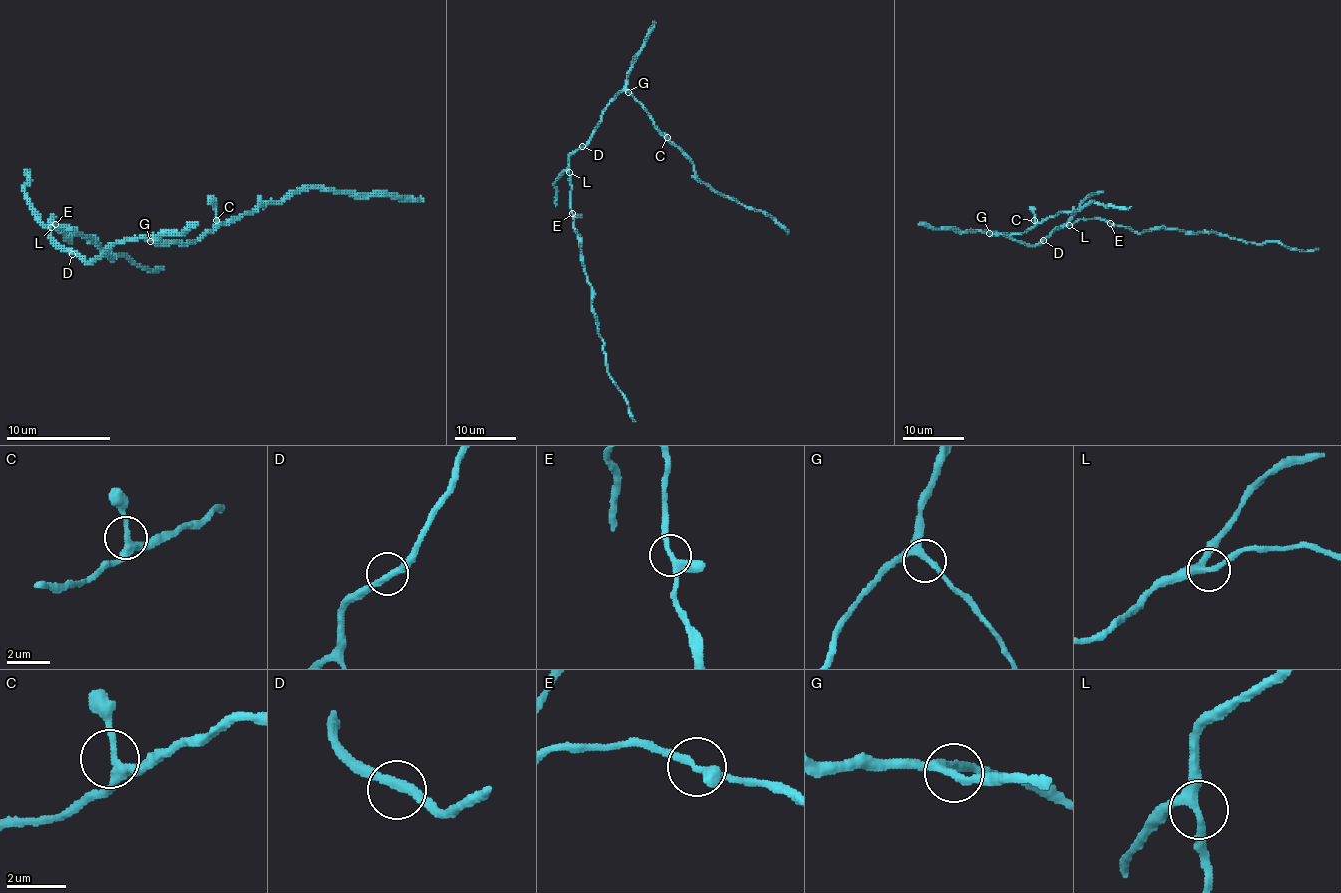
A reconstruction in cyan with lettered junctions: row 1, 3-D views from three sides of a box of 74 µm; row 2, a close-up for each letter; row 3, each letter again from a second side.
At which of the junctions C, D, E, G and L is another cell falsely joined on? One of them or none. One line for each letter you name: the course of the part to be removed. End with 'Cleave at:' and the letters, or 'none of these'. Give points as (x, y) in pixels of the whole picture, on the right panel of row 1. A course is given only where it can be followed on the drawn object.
E: foreign part runs (1110, 223), (1139, 233), (1171, 228), (1215, 233), (1252, 244), (1281, 242), (1303, 251), (1318, 248)
Cleave at: E

